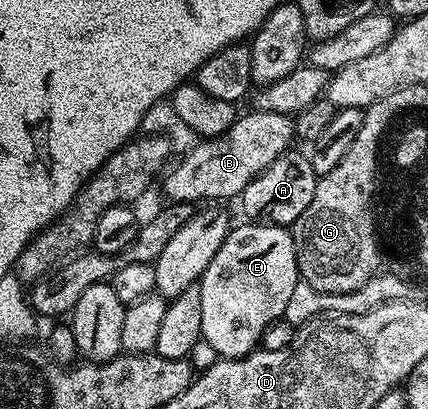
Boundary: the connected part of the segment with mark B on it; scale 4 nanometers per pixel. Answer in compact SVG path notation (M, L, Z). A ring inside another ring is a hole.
M256 109L250 110L250 115L242 114L227 129L227 133L216 135L213 139L201 139L197 144L174 165L168 168L169 176L165 179L165 191L174 203L200 204L202 201L225 201L221 199L236 200L241 194L241 190L247 186L256 175L266 171L275 160L290 150L295 139L295 123L288 115L279 113L267 113Z

